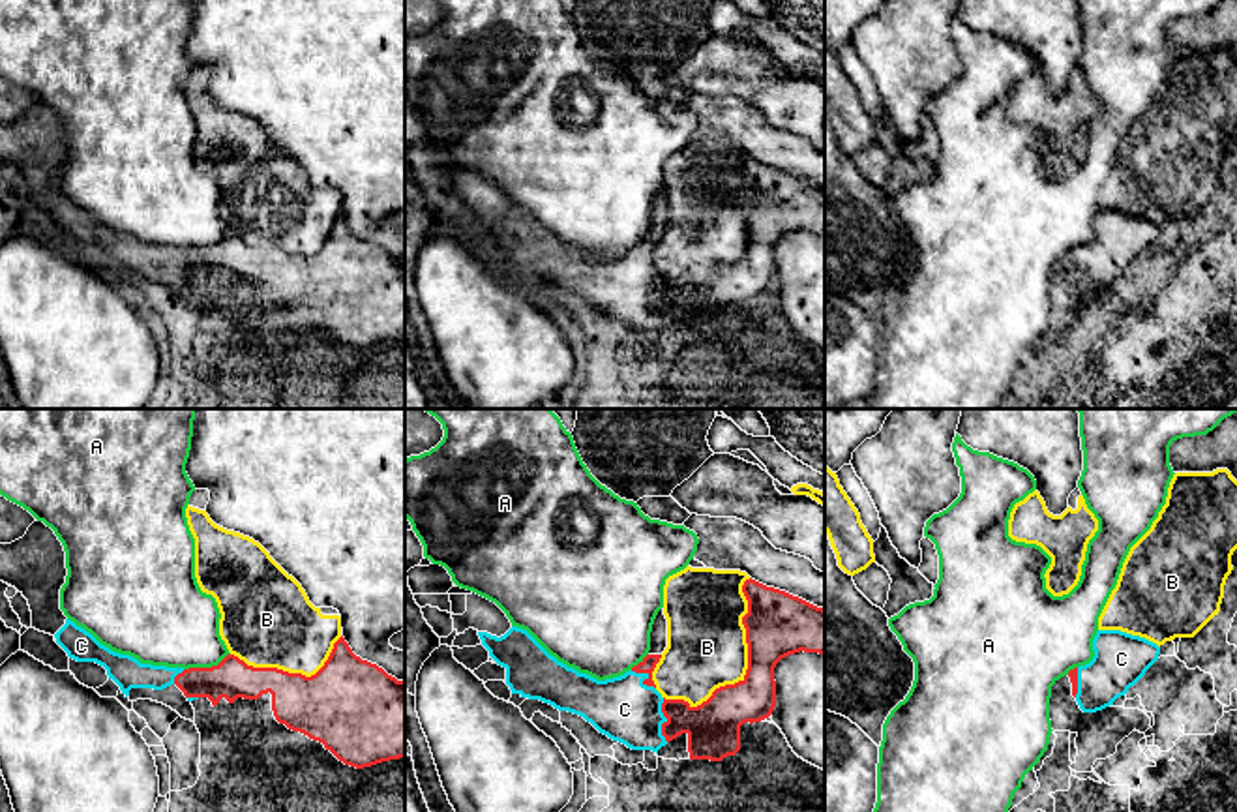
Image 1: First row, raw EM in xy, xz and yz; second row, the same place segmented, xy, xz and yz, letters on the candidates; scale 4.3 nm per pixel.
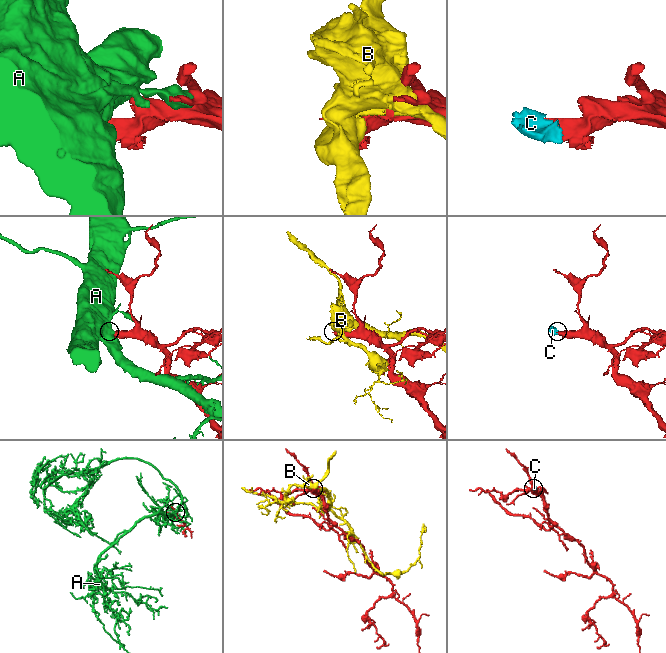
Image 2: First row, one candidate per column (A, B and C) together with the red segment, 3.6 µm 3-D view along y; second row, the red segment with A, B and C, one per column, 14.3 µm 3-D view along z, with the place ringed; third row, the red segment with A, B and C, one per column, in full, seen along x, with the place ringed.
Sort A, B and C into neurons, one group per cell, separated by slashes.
A / B / C

